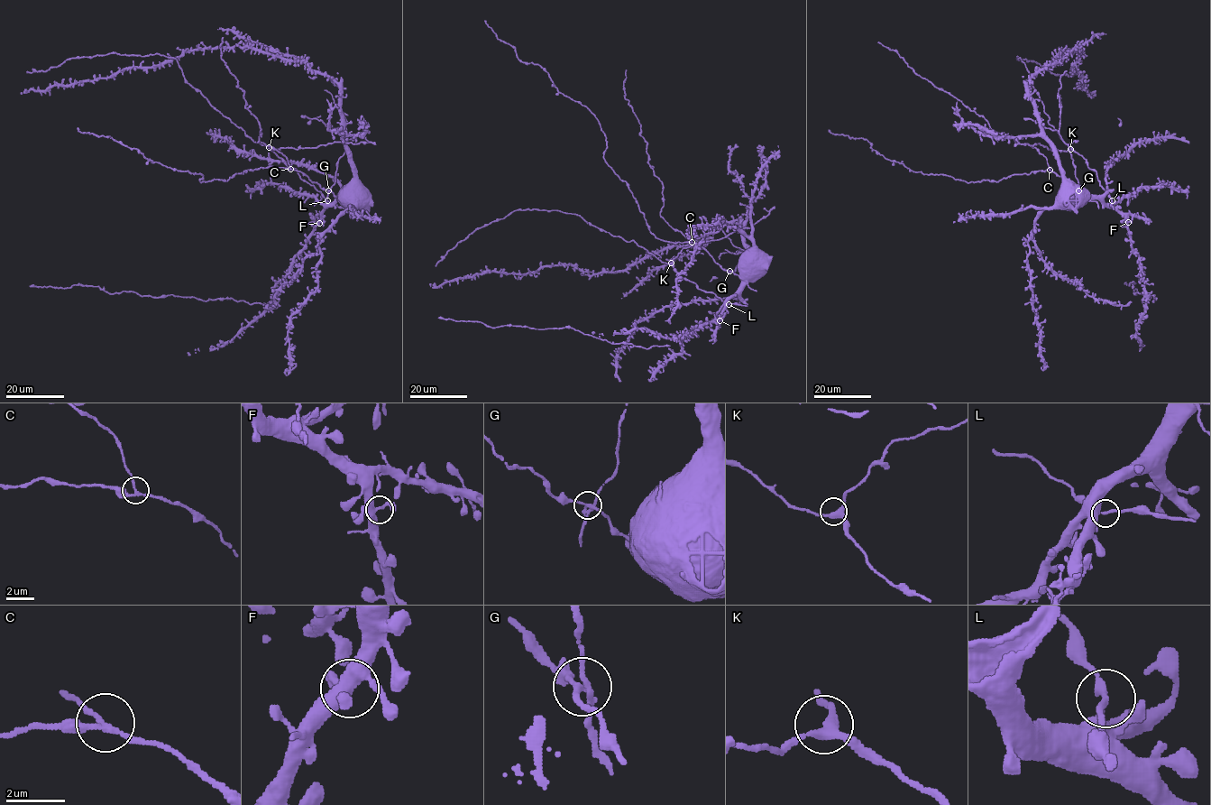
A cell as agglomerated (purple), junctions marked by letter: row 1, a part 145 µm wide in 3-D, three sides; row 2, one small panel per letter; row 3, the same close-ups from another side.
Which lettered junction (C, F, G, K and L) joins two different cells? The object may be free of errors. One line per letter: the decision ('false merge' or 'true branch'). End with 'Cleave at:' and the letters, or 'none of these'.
C: true branch
F: true branch
G: false merge
K: true branch
L: true branch
Cleave at: G

